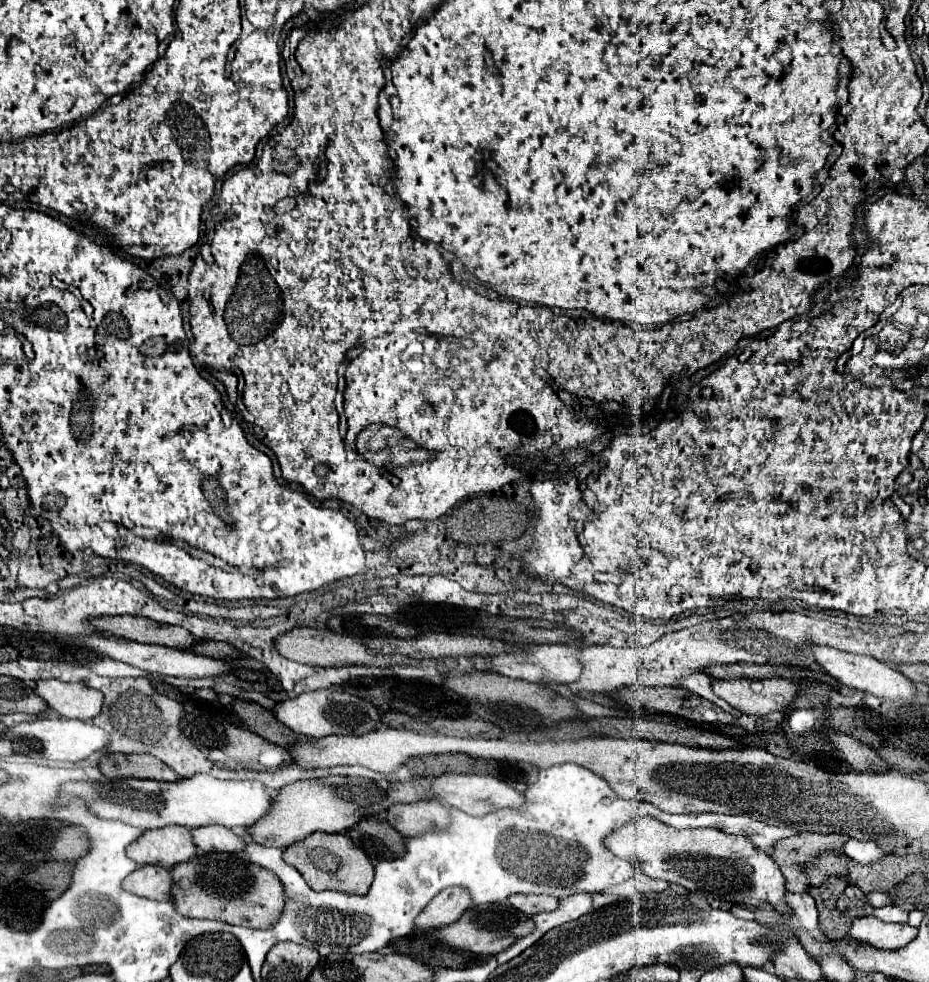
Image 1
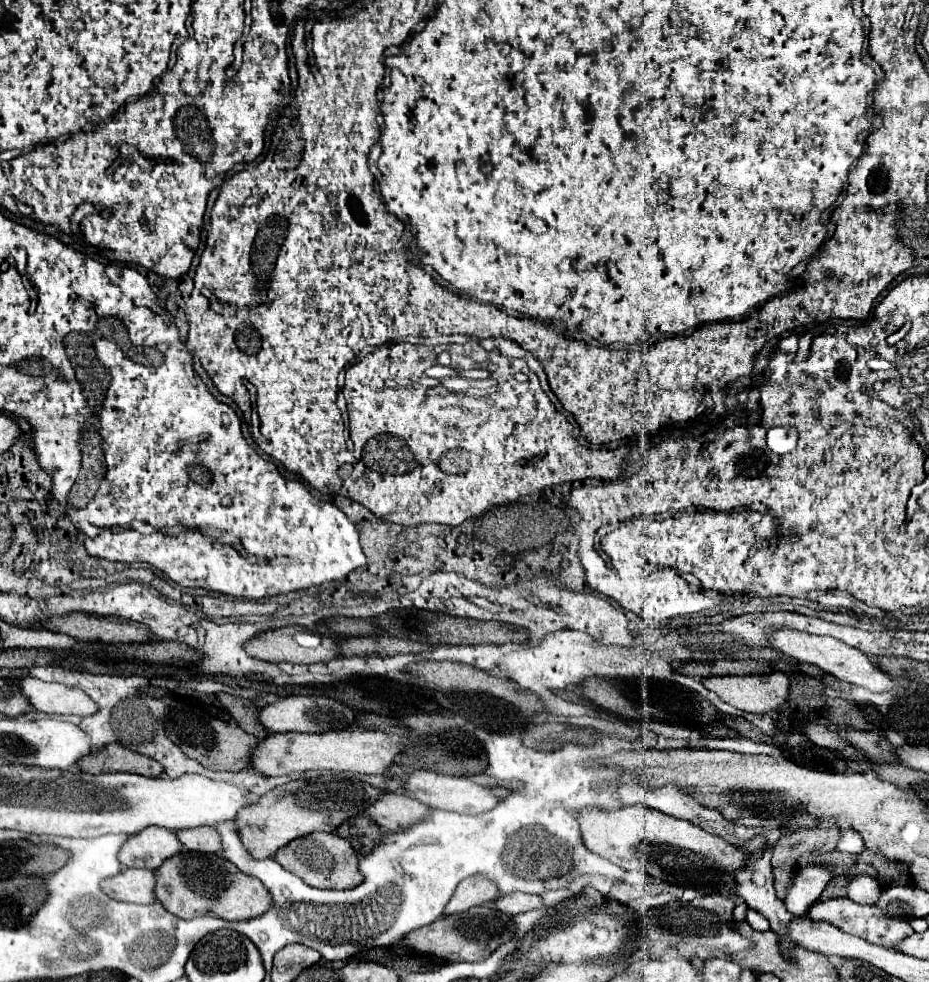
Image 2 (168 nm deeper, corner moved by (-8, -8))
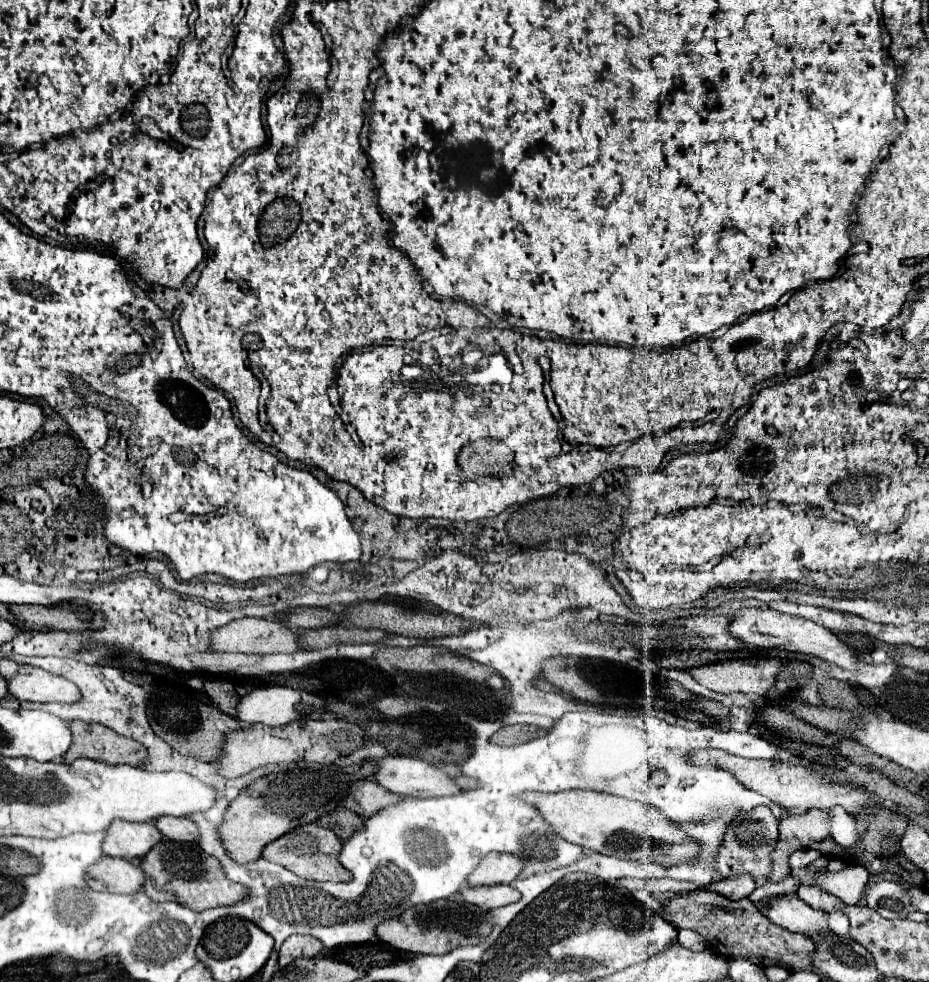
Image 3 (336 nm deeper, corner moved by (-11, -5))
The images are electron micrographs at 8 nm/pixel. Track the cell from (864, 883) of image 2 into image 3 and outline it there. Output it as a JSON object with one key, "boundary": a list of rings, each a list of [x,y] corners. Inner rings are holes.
{"boundary":[[[846,866],[838,872],[820,872],[814,876],[814,886],[836,896],[842,904],[854,906],[862,898],[870,874],[864,866]]]}

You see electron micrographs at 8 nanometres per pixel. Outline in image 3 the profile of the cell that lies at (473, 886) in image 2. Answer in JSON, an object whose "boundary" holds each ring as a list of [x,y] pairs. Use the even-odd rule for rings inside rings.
{"boundary":[[[490,852],[478,866],[476,870],[468,876],[470,886],[480,886],[480,884],[510,884],[514,878],[524,868],[524,858],[506,854],[506,852]]]}

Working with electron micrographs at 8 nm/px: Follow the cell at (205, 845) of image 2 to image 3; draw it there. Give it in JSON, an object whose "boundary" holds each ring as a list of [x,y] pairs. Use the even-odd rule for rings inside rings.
{"boundary":[[[160,816],[152,820],[154,826],[160,830],[162,836],[176,842],[196,842],[198,840],[198,828],[188,818],[172,818],[172,816]]]}

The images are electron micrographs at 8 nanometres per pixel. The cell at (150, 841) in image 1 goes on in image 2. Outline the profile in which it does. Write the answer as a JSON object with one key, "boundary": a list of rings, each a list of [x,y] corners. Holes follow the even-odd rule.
{"boundary":[[[149,827],[133,837],[121,847],[121,865],[123,867],[145,867],[157,871],[167,859],[179,855],[183,843],[177,839],[177,833],[163,827]]]}

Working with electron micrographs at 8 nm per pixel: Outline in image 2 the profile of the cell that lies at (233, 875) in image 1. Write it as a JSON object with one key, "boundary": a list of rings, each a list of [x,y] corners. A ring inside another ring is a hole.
{"boundary":[[[185,851],[163,863],[157,875],[155,895],[161,905],[181,919],[193,919],[197,915],[221,917],[225,921],[247,921],[265,915],[273,907],[273,895],[255,877],[239,871],[221,855],[191,853]]]}

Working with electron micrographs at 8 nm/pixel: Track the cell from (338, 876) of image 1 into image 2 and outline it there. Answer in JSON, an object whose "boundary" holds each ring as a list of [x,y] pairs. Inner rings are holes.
{"boundary":[[[313,833],[293,843],[285,845],[281,853],[275,855],[275,861],[287,871],[295,873],[307,885],[317,889],[353,889],[363,883],[363,875],[359,873],[359,857],[351,843],[335,833]]]}

